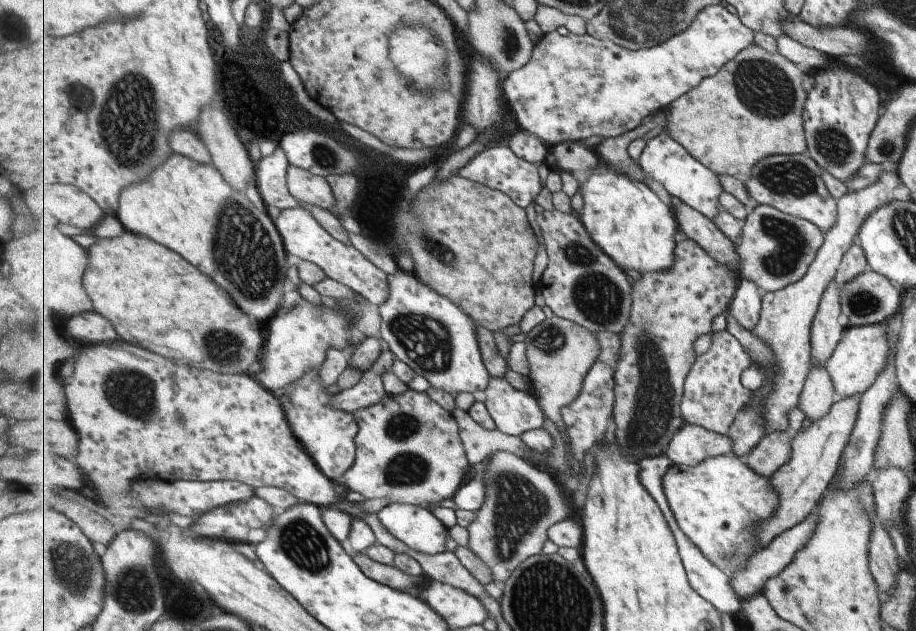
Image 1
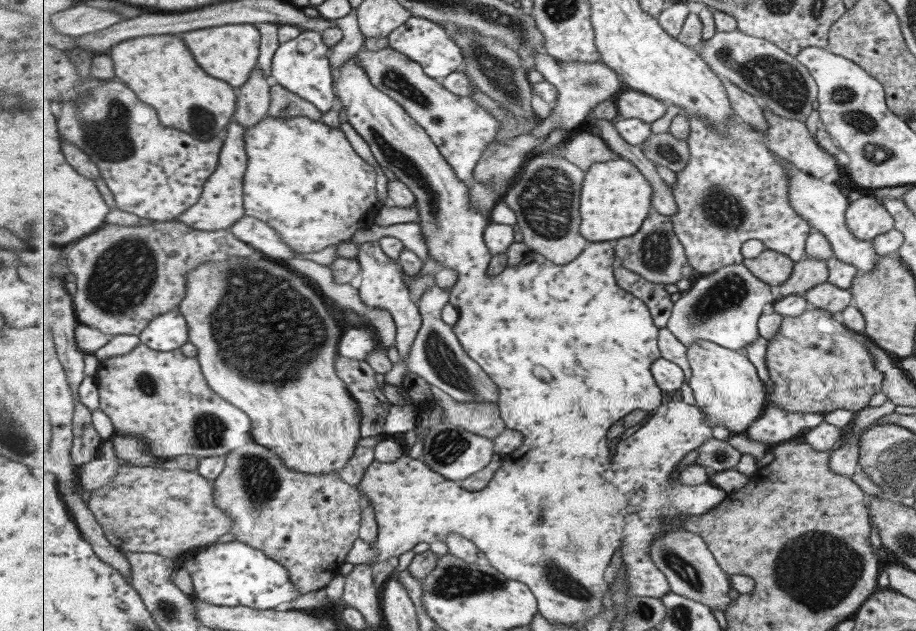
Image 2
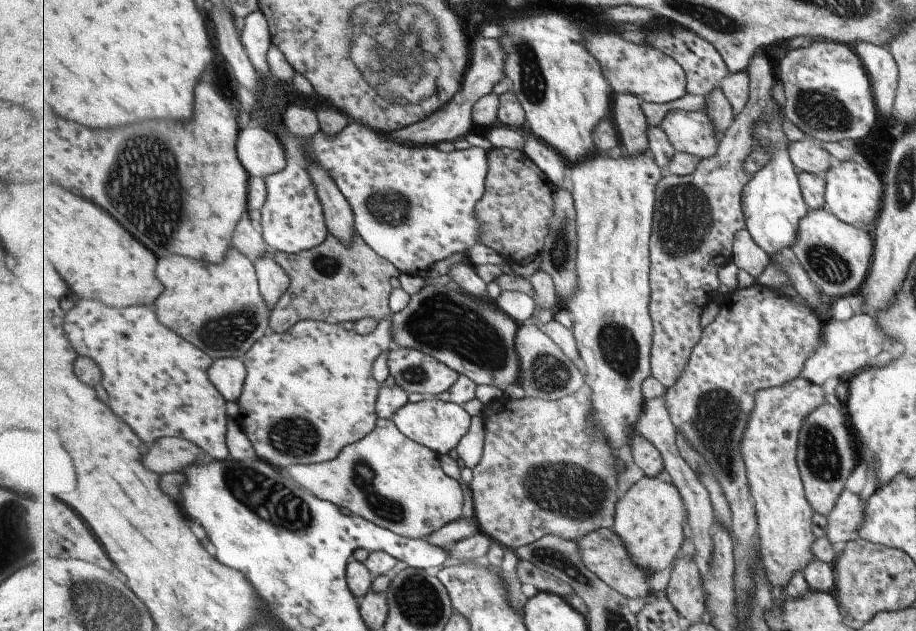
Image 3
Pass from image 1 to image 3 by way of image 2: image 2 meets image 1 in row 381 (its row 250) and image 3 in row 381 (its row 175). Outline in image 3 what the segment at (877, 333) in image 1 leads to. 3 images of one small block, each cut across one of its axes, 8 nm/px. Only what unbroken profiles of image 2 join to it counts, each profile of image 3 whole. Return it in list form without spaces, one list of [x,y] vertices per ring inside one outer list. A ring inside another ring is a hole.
[[[801,377],[783,386],[757,392],[756,411],[741,444],[758,516],[760,563],[765,566],[765,580],[773,585],[771,592],[779,607],[784,605],[793,576],[817,560],[811,552],[815,540],[811,532],[814,512],[803,492],[798,447],[801,428],[805,428],[805,420],[813,416],[813,411],[826,402],[824,395],[819,383]]]

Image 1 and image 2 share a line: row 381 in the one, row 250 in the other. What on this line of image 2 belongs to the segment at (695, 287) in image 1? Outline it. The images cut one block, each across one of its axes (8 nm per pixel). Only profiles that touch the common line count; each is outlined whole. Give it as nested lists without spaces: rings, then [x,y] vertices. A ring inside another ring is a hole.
[[[653,209],[641,227],[632,237],[623,237],[616,241],[616,258],[619,264],[636,276],[643,276],[657,284],[677,284],[685,278],[691,278],[695,269],[689,262],[684,243],[677,236],[671,217],[665,217]]]

